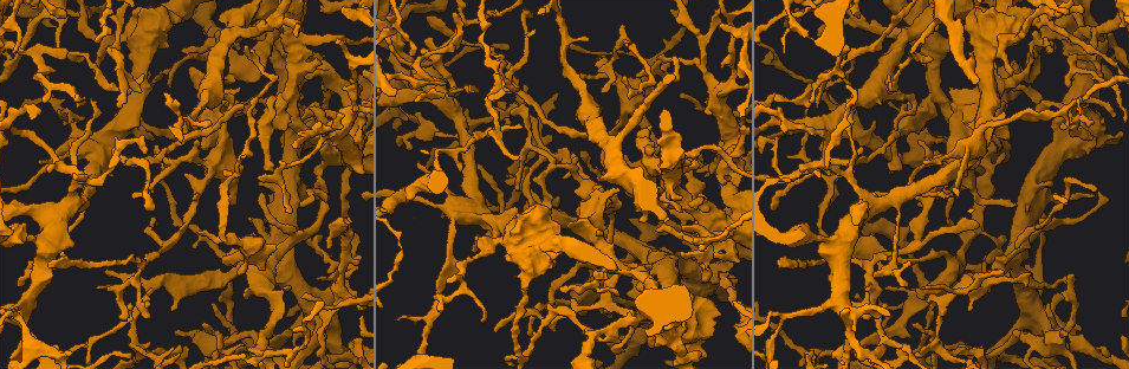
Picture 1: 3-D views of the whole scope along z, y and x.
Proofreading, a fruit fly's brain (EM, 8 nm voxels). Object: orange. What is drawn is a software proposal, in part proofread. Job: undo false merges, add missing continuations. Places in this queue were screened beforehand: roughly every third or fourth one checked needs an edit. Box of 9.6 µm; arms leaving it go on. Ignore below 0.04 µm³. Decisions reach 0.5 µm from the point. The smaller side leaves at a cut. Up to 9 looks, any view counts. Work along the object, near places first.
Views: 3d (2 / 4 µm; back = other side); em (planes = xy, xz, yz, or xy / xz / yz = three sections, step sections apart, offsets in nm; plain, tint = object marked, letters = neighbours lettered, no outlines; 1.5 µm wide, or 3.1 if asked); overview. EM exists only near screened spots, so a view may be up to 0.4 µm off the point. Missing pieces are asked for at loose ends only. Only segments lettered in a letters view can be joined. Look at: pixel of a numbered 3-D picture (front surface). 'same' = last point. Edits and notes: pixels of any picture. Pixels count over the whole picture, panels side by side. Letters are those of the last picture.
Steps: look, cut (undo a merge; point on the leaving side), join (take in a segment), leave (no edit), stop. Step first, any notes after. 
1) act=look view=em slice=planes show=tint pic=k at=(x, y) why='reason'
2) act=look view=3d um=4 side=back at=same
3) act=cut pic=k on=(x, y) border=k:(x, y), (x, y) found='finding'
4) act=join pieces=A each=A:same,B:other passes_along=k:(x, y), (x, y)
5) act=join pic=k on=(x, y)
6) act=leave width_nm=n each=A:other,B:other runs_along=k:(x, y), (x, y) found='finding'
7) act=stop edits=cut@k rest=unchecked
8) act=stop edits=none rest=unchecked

act=look view=3d um=2 pic=1 at=(775, 119)

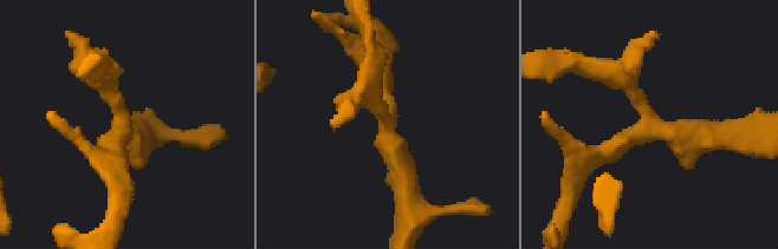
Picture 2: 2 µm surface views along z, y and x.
act=look view=em slice=yz step=4 show=letters pic=2 at=(124, 129) why='now the EM'

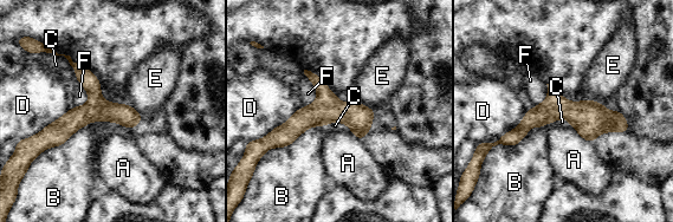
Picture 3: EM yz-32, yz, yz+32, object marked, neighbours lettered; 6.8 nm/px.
act=leave width_nm=170 longest_contact=B:400nm each=A:other,B:other,C:other,D:other,E:other,F:other found='one neuron here'

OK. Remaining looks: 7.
act=look view=em slice=yz step=8 show=tint pic=1 at=(52, 267) why='an open end'

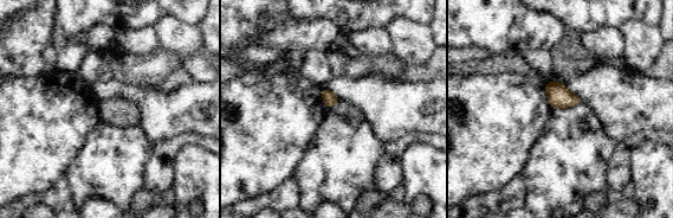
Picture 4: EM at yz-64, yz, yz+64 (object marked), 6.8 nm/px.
act=look view=em slice=planes show=letters at=same

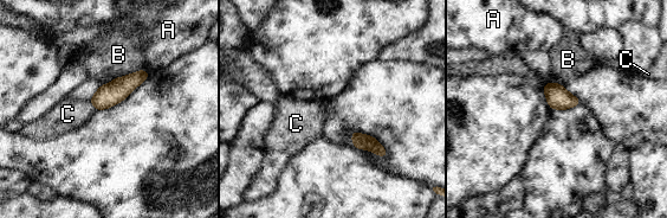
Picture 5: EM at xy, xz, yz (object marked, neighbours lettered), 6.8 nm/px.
act=leave width_nm=160 each=A:other,B:other,C:other border=5:(89, 101), (96, 109) found='none of them fits'

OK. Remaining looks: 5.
act=look view=em slice=planes show=letters pic=1 at=(276, 245) why='free end'

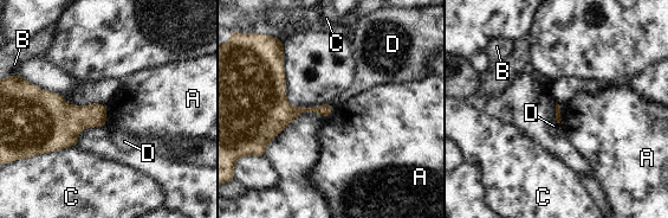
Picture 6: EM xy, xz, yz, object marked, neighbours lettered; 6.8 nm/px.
act=leave each=A:other,B:other,C:other,D:other border=6:(105, 104), (106, 122), (103, 126) found='no lettered segment goes on from it'

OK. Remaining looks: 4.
act=look view=3d um=4 pic=1 at=(126, 320) why='sharp bend'

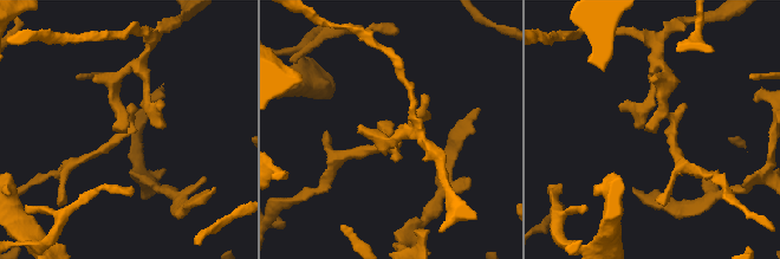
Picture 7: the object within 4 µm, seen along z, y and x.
act=look view=em slice=xy step=8 show=tint pic=7 at=(390, 149)

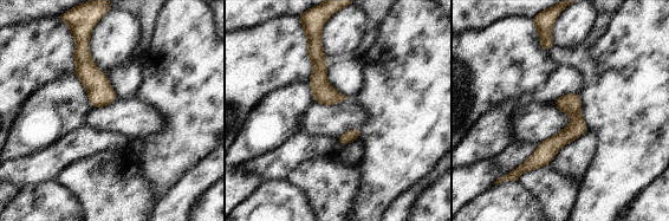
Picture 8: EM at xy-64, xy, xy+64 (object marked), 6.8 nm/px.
act=look view=em slice=xy step=8 show=letters at=same

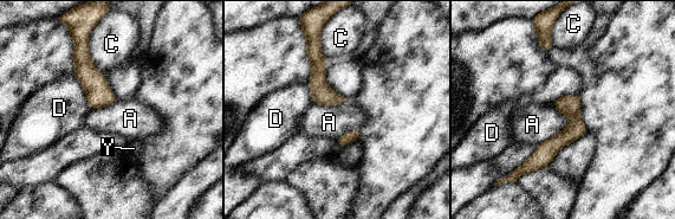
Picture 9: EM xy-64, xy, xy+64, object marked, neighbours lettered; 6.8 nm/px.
act=leave each=A:other,C:other,D:other,Y:other border=9:(553, 104), (570, 121), (537, 146) found='continuous, no second neuron'

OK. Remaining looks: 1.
act=stop edits=none rest=unchecked

